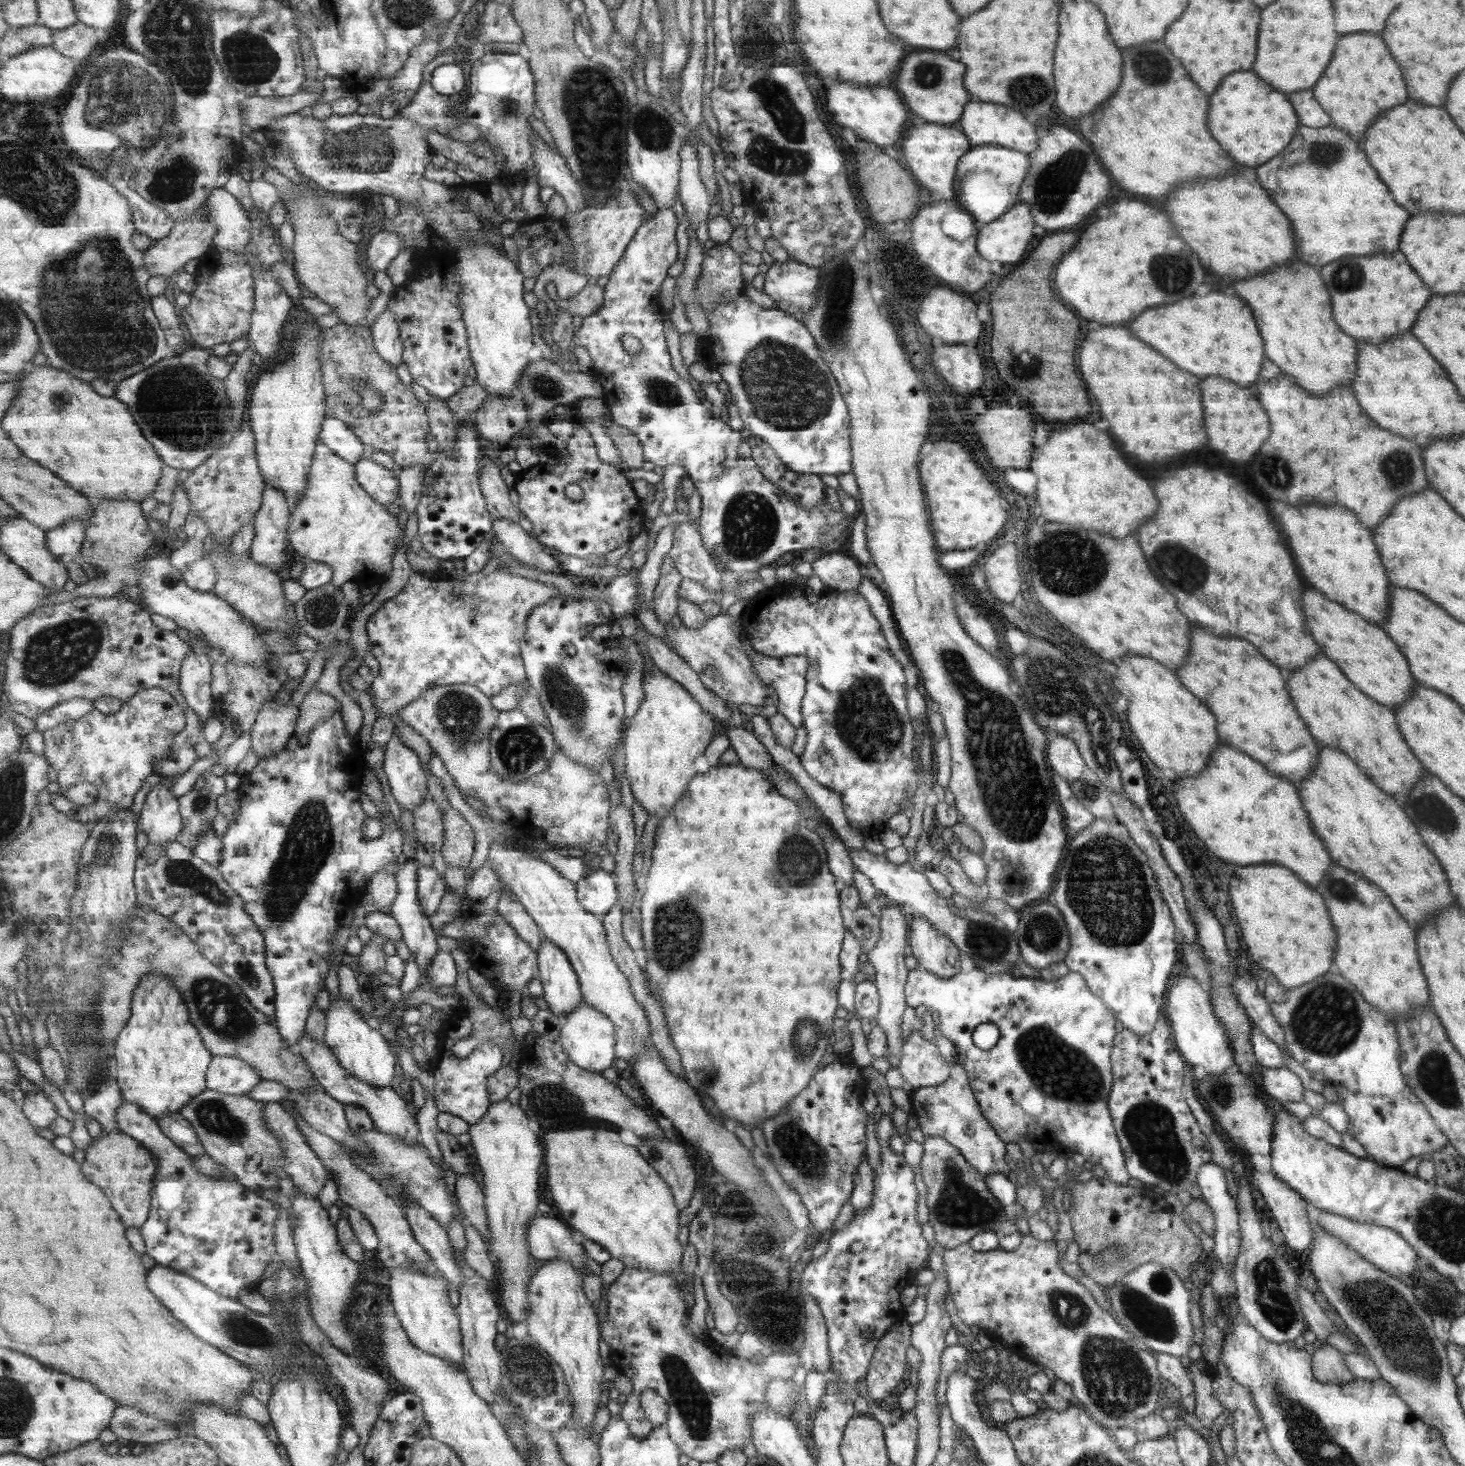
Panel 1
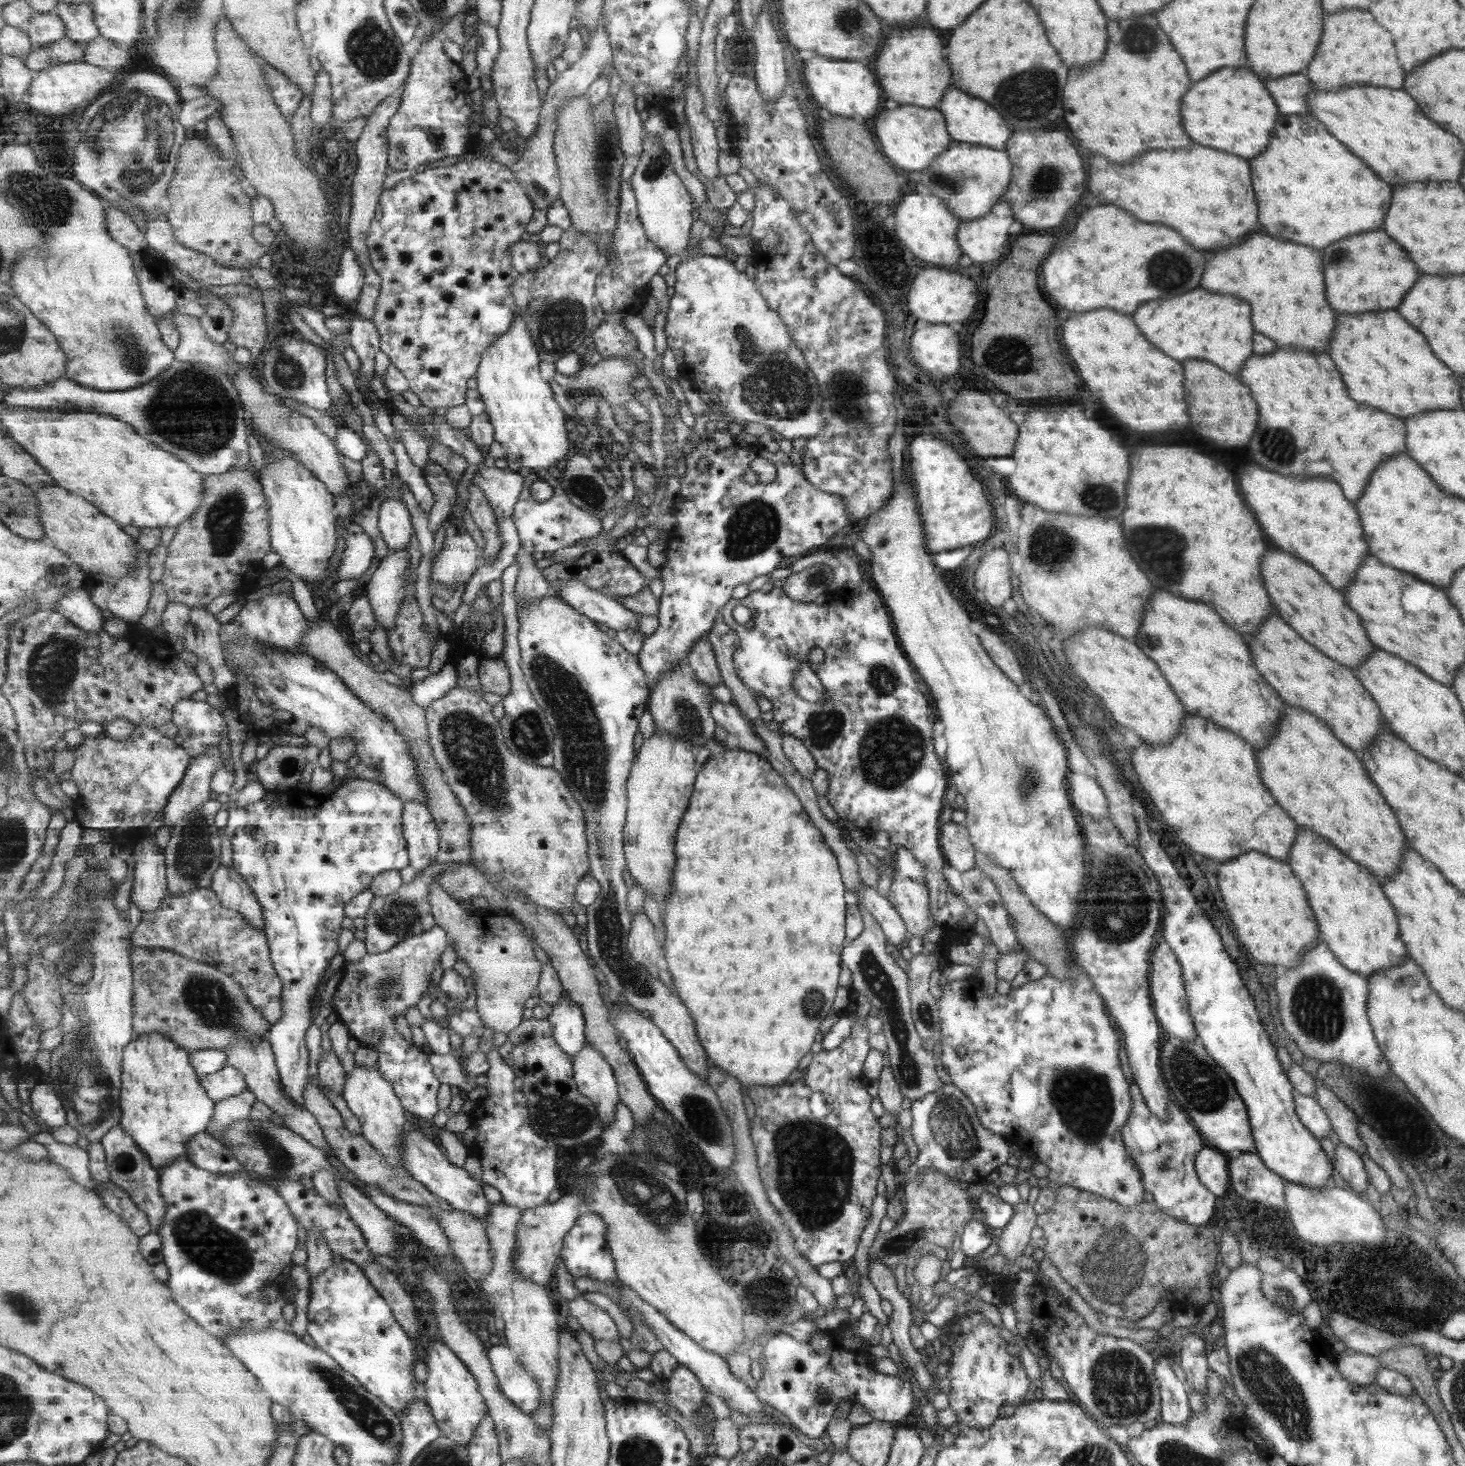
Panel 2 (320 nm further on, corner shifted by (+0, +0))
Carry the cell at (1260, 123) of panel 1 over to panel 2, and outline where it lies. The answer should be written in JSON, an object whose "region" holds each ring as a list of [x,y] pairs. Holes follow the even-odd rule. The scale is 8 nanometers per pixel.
{"region":[[[1221,68],[1213,72],[1213,76],[1195,82],[1185,94],[1181,112],[1185,112],[1185,128],[1189,128],[1189,136],[1193,136],[1195,144],[1233,152],[1247,160],[1265,150],[1269,130],[1277,116],[1275,102],[1267,94],[1263,82],[1247,68]]]}

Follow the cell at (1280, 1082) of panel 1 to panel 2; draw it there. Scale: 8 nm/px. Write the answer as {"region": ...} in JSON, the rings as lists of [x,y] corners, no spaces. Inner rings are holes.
{"region":[[[1296,1093],[1293,1095],[1295,1101],[1295,1111],[1300,1117],[1301,1124],[1312,1133],[1317,1140],[1328,1138],[1330,1122],[1323,1112],[1323,1109],[1317,1104],[1317,1101],[1311,1096]]]}

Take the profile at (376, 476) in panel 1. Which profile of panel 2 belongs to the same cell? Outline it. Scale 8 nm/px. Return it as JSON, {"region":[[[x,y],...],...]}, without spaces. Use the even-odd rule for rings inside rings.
{"region":[[[389,499],[382,503],[378,528],[389,552],[407,551],[413,536],[414,524],[410,510],[403,500]]]}

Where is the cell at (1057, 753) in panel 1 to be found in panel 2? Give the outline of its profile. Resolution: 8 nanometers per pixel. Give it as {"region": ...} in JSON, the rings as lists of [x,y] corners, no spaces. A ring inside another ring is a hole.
{"region":[[[1070,771],[1069,796],[1077,810],[1093,820],[1108,816],[1108,802],[1101,787],[1091,777]]]}

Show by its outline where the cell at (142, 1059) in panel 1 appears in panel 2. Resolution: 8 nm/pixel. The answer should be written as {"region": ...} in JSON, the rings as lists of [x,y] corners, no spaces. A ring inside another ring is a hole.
{"region":[[[155,1032],[137,1036],[132,1044],[125,1048],[122,1081],[122,1128],[134,1138],[157,1170],[162,1170],[177,1162],[178,1158],[188,1155],[189,1143],[198,1134],[207,1132],[208,1126],[212,1123],[216,1101],[201,1084],[196,1068],[192,1065],[191,1053],[181,1049],[177,1042],[171,1041],[165,1034]]]}

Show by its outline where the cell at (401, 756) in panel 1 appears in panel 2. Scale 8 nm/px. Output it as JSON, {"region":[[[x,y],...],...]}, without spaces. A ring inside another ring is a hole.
{"region":[[[416,800],[405,802],[403,824],[410,865],[416,873],[429,868],[437,862],[441,849],[440,828],[430,808]]]}

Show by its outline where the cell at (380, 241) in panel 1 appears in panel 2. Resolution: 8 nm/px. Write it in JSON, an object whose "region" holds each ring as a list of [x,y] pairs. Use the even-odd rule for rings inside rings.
{"region":[[[345,248],[339,261],[339,268],[333,280],[329,281],[341,303],[348,305],[360,299],[365,284],[365,269],[358,261],[356,252]]]}

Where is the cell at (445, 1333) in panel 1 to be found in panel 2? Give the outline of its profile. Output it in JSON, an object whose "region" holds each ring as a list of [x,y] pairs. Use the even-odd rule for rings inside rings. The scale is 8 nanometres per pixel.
{"region":[[[443,1340],[441,1343],[435,1341],[430,1344],[426,1358],[429,1363],[429,1379],[424,1385],[427,1405],[431,1407],[441,1433],[459,1445],[468,1447],[475,1438],[479,1425],[489,1416],[480,1385],[469,1371],[468,1365]]]}

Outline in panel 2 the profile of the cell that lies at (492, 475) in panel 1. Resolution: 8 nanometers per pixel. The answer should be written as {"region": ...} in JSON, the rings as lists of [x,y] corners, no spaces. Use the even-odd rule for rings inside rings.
{"region":[[[524,548],[517,555],[520,575],[516,586],[518,600],[535,602],[550,594],[551,583],[543,576],[542,570],[533,561],[537,556],[525,551]]]}

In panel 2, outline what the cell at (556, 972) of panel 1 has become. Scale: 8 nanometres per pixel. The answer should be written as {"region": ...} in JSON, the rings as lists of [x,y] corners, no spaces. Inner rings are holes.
{"region":[[[566,990],[560,1003],[553,1005],[553,1008],[548,1019],[551,1021],[557,1045],[574,1059],[587,1044],[585,1015]]]}

